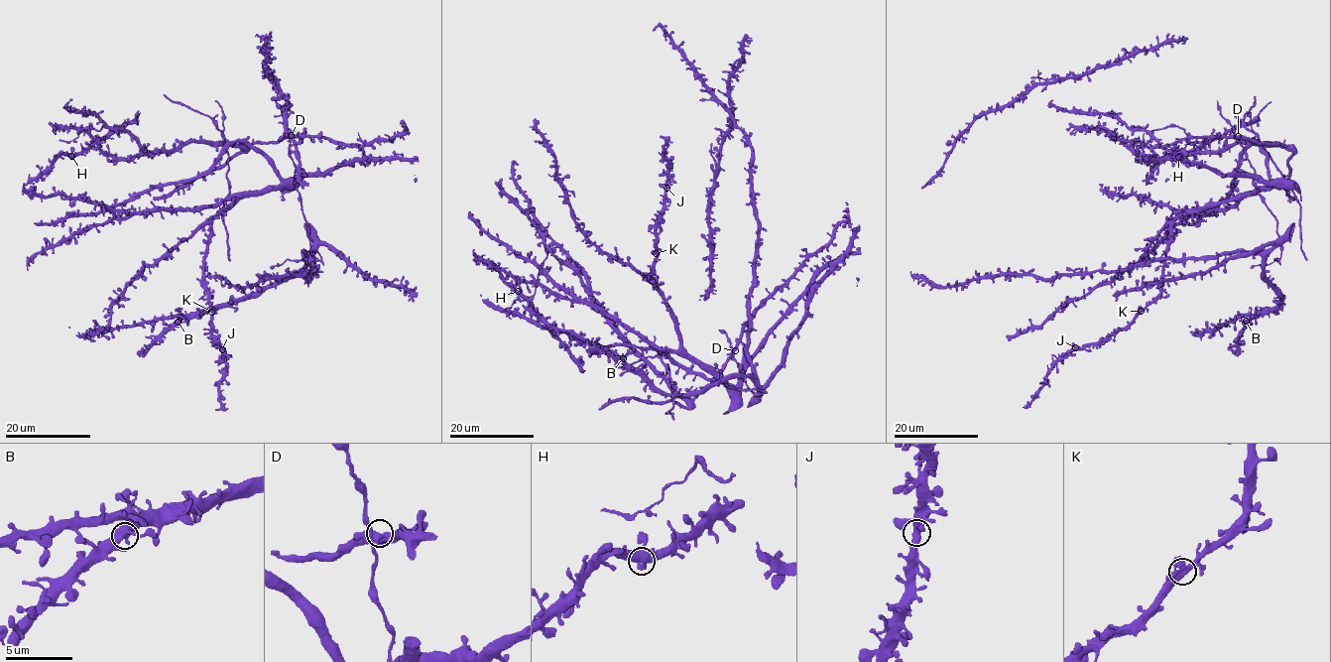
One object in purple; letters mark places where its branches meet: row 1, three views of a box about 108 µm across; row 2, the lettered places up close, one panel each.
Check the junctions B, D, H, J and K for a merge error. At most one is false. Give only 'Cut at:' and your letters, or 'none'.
Cut at: none

